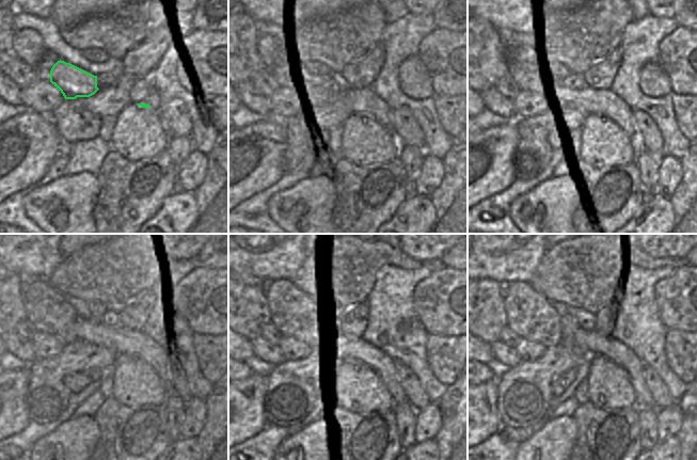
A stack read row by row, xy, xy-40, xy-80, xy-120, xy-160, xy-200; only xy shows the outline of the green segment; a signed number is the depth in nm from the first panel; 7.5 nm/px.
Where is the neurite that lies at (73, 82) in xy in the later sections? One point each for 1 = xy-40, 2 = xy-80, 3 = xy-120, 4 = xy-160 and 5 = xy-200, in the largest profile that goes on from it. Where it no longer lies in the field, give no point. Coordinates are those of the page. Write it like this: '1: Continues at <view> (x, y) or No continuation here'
1: Continues at xy-40 (315, 84)
2: Continues at xy-80 (604, 102)
3: Continues at xy-120 (123, 342)
4: Continues at xy-160 (348, 340)
5: Continues at xy-200 (592, 344).

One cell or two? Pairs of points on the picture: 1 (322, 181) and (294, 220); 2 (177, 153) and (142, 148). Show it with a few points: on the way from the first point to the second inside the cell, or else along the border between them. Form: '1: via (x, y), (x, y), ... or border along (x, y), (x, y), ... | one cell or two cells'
1: via (320, 191), (303, 210) | one cell
2: border along (169, 139), (168, 146), (164, 149) | two cells

